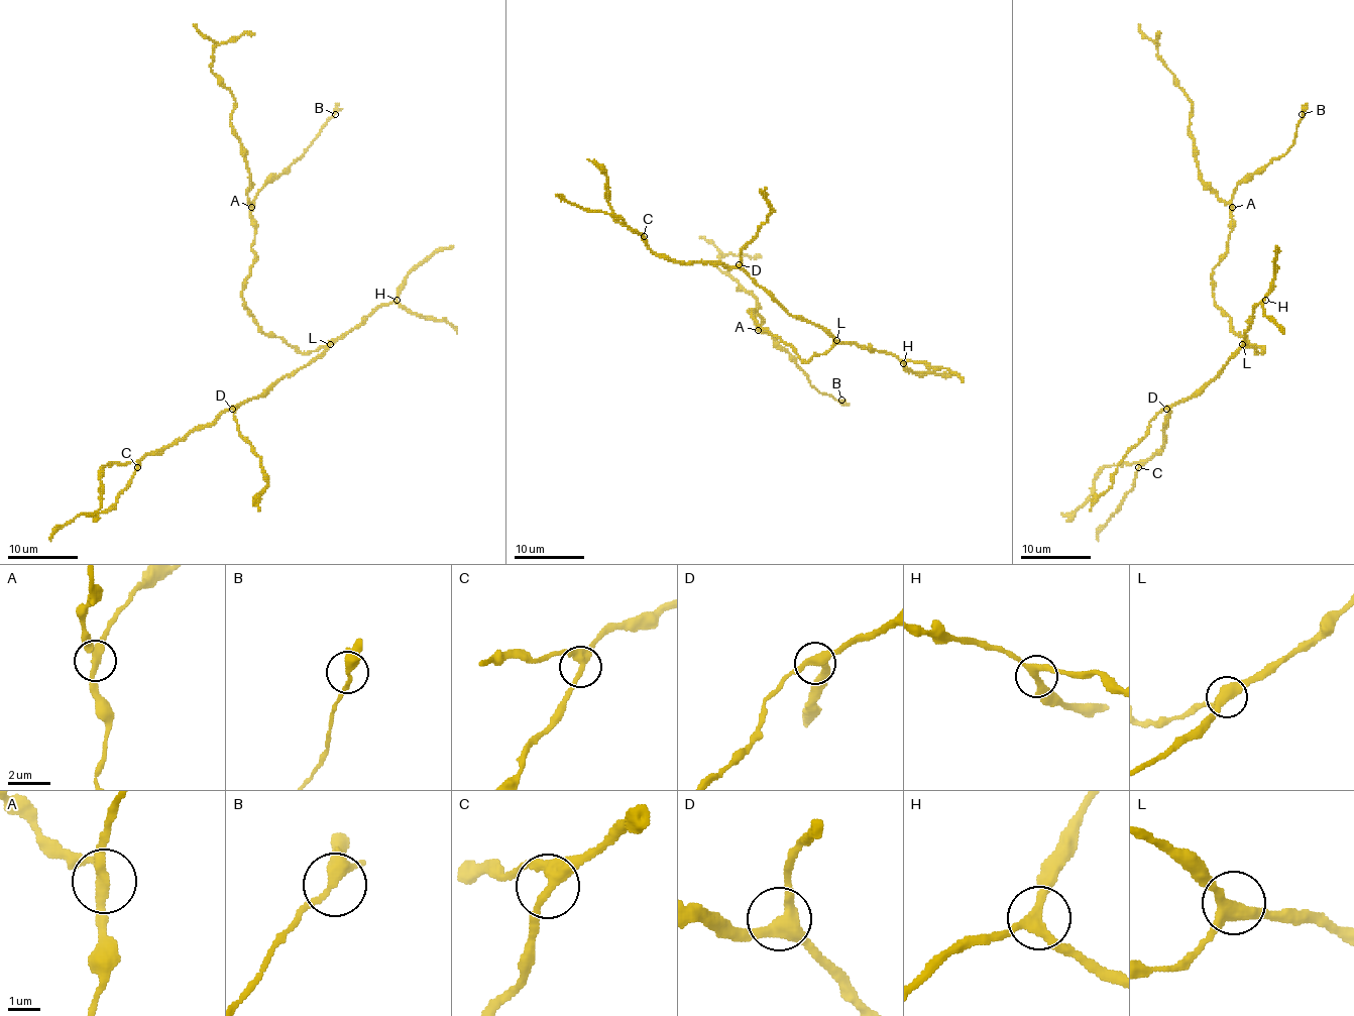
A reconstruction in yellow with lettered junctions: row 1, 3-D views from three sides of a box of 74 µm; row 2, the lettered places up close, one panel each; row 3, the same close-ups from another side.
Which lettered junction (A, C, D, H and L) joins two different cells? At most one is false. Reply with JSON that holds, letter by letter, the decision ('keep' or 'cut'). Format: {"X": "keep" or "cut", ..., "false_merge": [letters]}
{"A": "cut", "C": "keep", "D": "keep", "H": "keep", "L": "keep", "false_merge": ["A"]}

